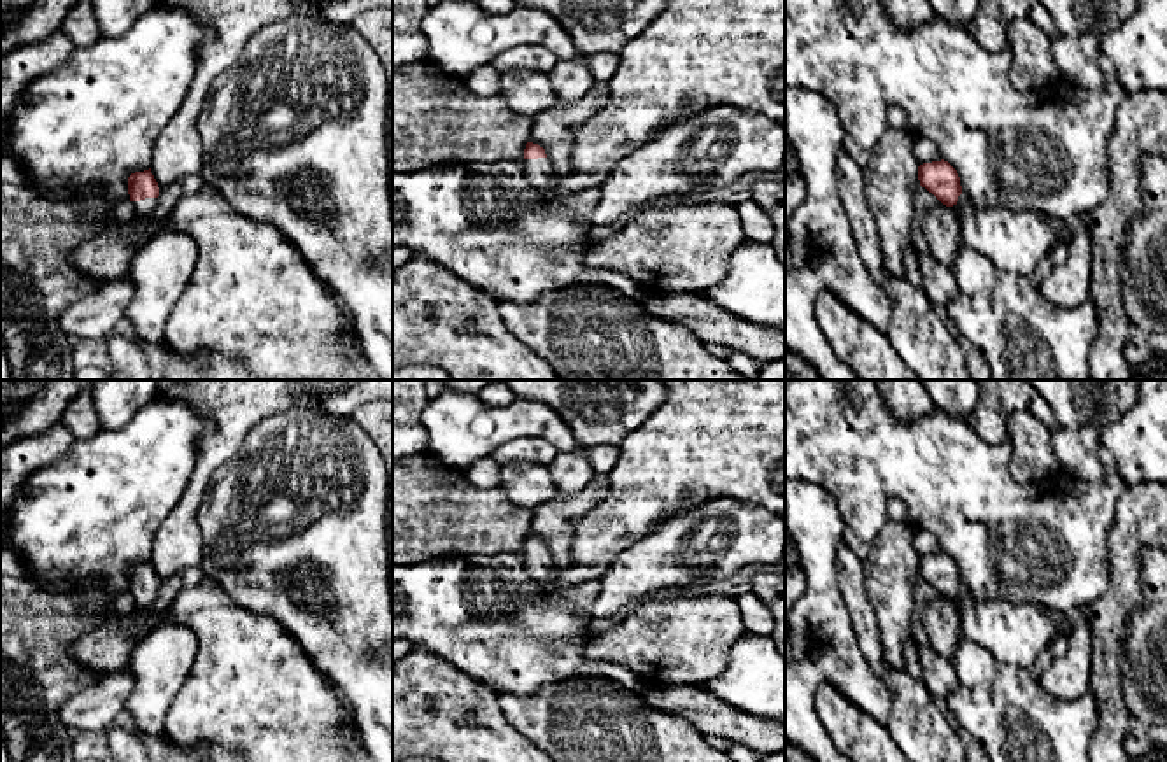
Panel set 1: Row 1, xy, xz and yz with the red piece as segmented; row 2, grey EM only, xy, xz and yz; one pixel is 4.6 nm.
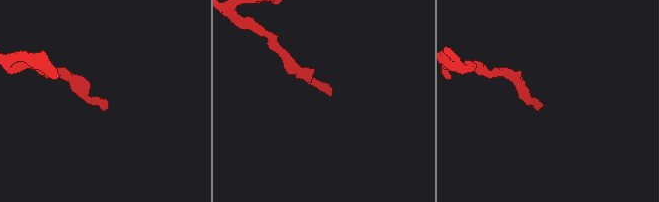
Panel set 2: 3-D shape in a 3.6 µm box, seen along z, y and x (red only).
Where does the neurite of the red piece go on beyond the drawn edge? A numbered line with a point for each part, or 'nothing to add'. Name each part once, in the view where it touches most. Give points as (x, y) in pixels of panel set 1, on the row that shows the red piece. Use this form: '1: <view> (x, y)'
1: xy (146, 209)

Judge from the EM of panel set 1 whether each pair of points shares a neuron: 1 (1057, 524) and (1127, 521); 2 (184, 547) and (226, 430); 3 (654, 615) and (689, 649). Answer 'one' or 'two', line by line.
1: two
2: one
3: one

